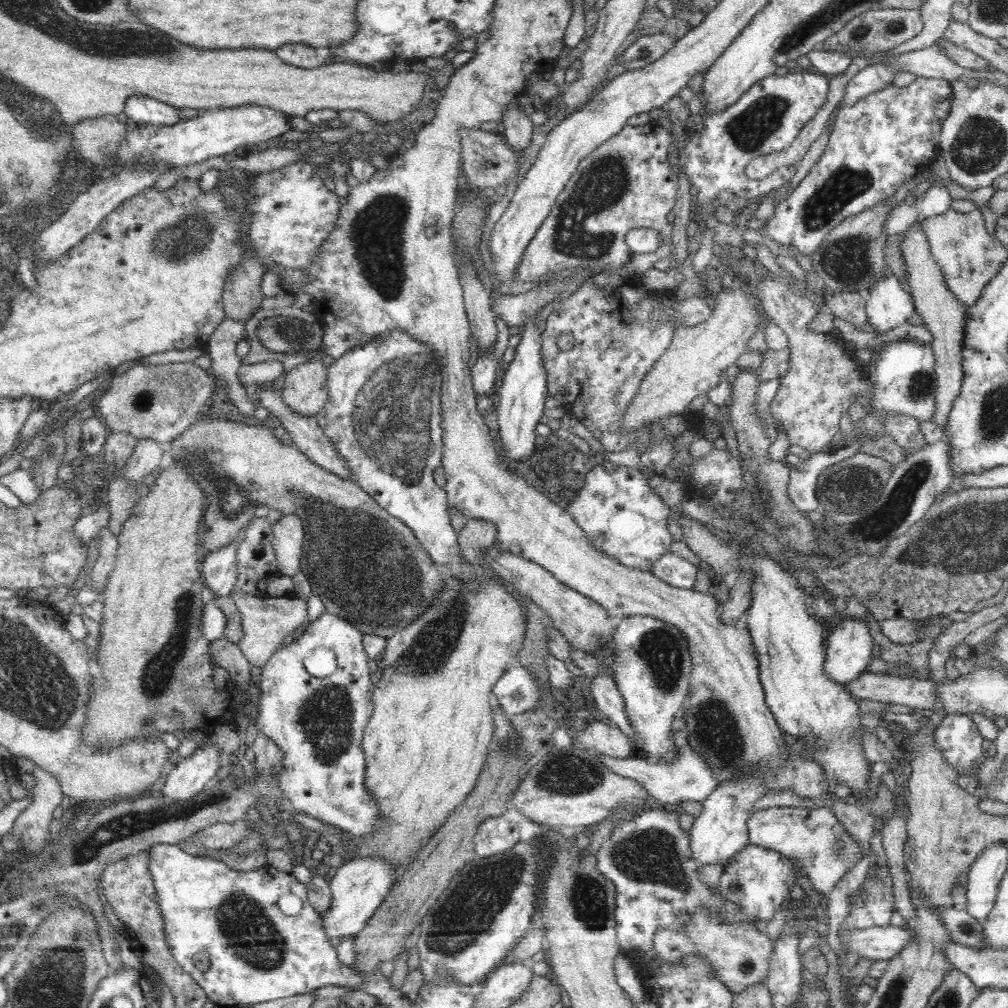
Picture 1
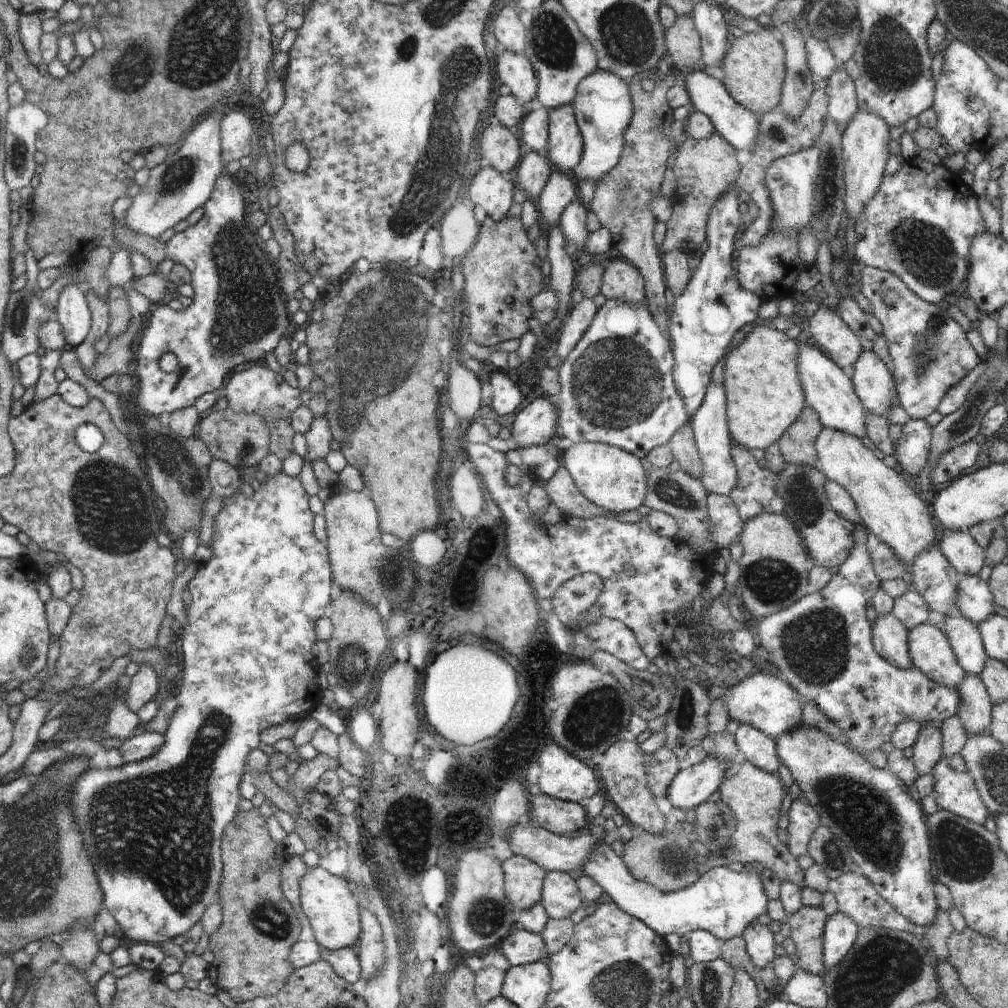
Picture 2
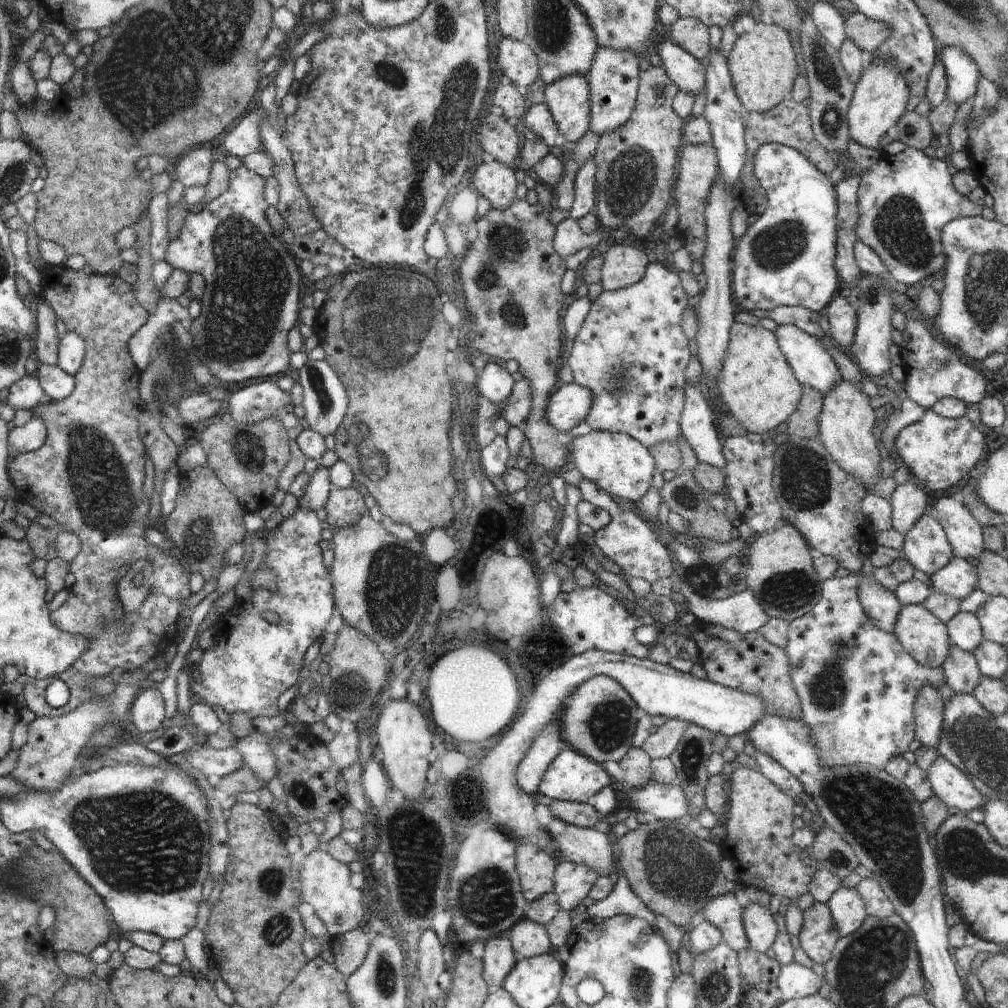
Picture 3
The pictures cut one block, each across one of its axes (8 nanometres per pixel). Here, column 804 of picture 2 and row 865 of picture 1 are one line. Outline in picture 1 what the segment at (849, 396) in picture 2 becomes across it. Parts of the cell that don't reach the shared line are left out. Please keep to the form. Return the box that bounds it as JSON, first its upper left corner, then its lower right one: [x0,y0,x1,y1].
[322,858,397,945]

